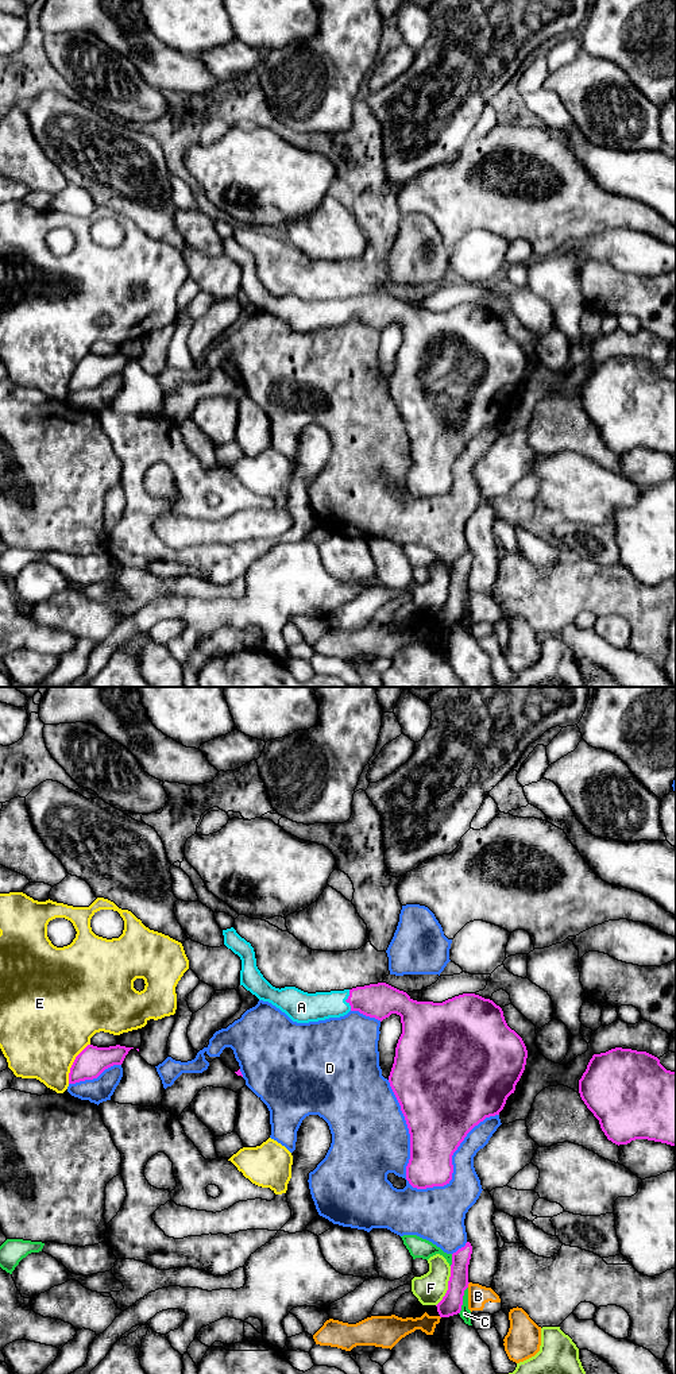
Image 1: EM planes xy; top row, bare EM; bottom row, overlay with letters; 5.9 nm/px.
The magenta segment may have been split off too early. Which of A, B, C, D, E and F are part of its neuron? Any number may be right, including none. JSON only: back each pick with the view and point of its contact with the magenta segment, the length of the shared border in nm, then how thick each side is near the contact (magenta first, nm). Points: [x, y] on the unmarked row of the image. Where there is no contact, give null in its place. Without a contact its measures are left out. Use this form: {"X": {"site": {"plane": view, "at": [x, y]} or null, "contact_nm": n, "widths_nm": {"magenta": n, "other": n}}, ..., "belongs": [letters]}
{"A": {"site": {"plane": "xy", "at": [346, 309]}, "contact_nm": 130, "widths_nm": {"magenta": 220, "other": 180}}, "belongs": ["A"]}

